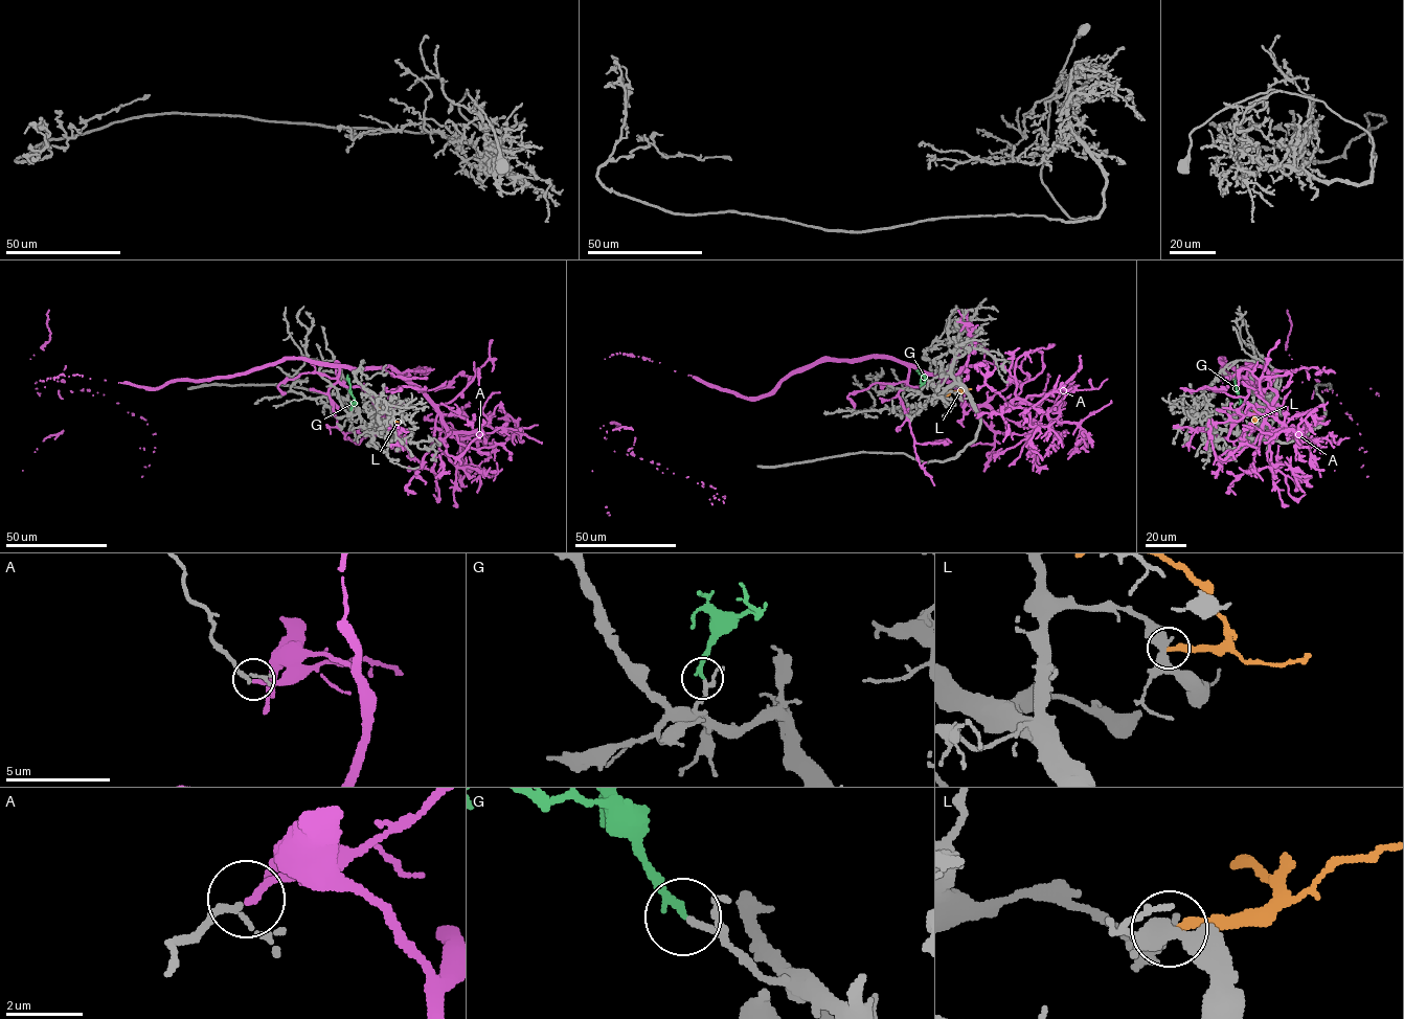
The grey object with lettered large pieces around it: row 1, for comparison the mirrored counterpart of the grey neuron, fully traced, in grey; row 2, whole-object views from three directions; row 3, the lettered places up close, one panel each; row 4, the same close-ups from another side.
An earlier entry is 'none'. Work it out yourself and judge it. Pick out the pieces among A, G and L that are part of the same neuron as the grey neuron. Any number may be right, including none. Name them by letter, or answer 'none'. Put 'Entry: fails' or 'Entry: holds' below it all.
G
Entry: fails

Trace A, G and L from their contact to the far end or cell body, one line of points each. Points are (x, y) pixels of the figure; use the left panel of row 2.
A: (435, 443), (446, 447), (442, 412), (392, 367), (282, 359), (149, 388), (60, 375), (35, 383), (40, 395)
G: (350, 409), (356, 403), (349, 390), (347, 375)
L: (387, 420), (392, 420), (392, 415), (376, 405)

